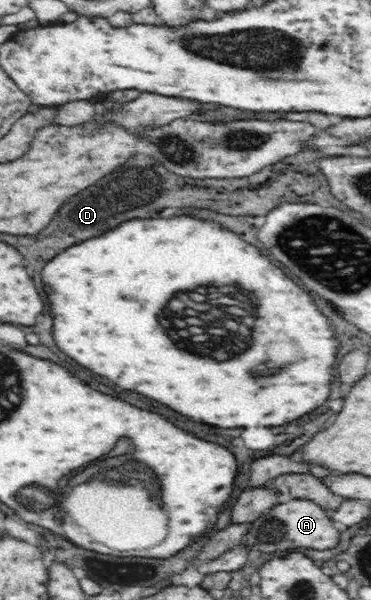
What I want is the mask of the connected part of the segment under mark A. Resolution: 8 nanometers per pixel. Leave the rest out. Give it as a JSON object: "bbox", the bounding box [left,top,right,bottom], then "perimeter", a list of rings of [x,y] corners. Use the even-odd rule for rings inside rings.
{"bbox":[266,498,341,550],"perimeter":[[[294,498],[286,503],[278,503],[267,510],[266,518],[278,520],[286,528],[284,538],[276,544],[278,550],[292,550],[292,548],[328,550],[328,548],[338,546],[340,542],[341,532],[334,528],[332,519],[327,515],[327,511],[306,498]]]}

